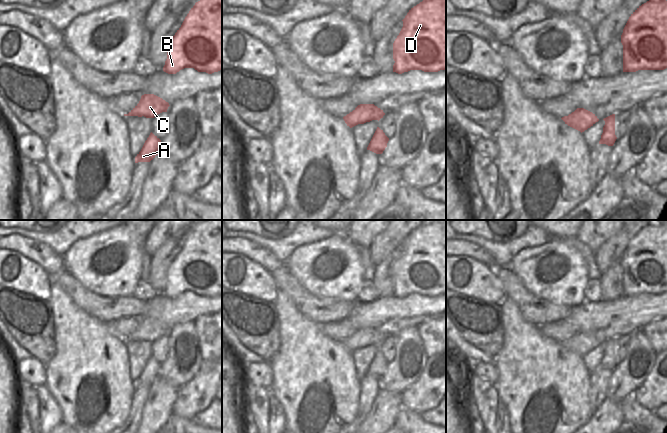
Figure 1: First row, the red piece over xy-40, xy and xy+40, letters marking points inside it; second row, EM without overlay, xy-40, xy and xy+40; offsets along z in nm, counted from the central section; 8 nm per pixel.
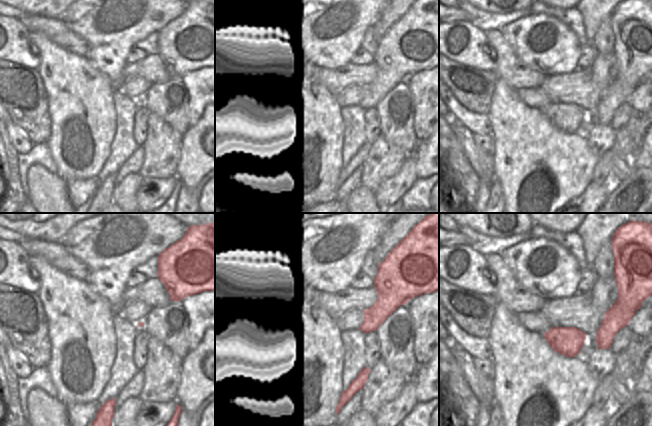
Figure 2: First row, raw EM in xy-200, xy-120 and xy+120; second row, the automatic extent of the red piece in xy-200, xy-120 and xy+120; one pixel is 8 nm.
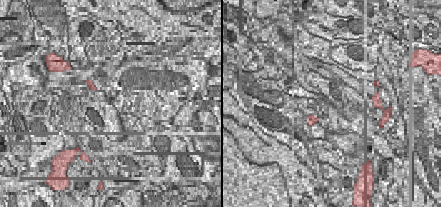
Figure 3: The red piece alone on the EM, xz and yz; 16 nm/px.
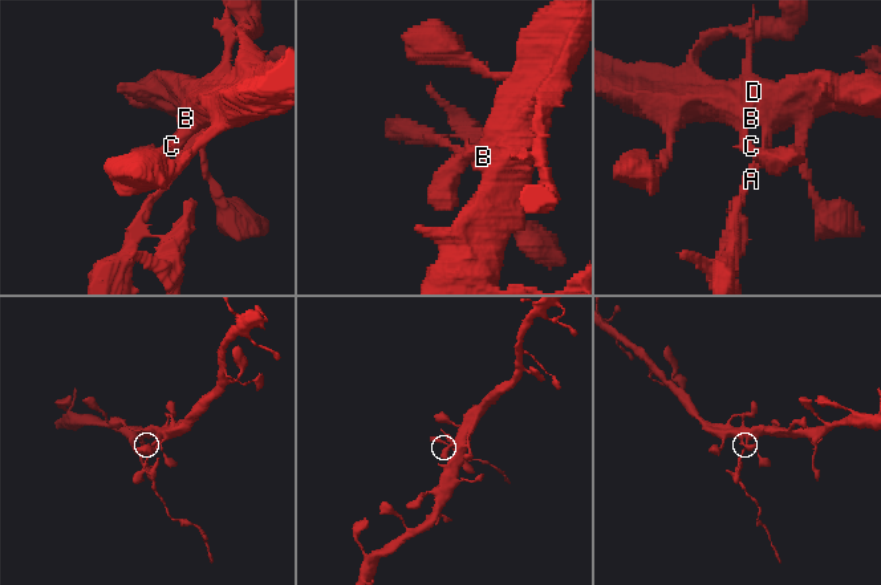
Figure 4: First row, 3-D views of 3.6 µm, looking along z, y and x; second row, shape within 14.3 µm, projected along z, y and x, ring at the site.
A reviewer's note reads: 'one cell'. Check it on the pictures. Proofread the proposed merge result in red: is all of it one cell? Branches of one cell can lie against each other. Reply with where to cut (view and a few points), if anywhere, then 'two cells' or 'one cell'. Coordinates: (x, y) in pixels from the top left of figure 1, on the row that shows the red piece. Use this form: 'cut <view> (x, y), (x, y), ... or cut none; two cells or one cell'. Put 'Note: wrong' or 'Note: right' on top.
Note: right
cut none; one cell

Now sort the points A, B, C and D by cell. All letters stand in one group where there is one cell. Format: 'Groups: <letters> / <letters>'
Groups: A B C D

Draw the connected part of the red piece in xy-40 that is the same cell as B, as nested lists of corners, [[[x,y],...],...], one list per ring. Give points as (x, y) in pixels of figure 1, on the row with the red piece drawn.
[[[222,0],[196,2],[167,45],[163,71],[176,74],[184,68],[194,68],[208,74],[222,70]]]

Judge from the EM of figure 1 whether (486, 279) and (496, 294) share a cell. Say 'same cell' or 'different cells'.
same cell

